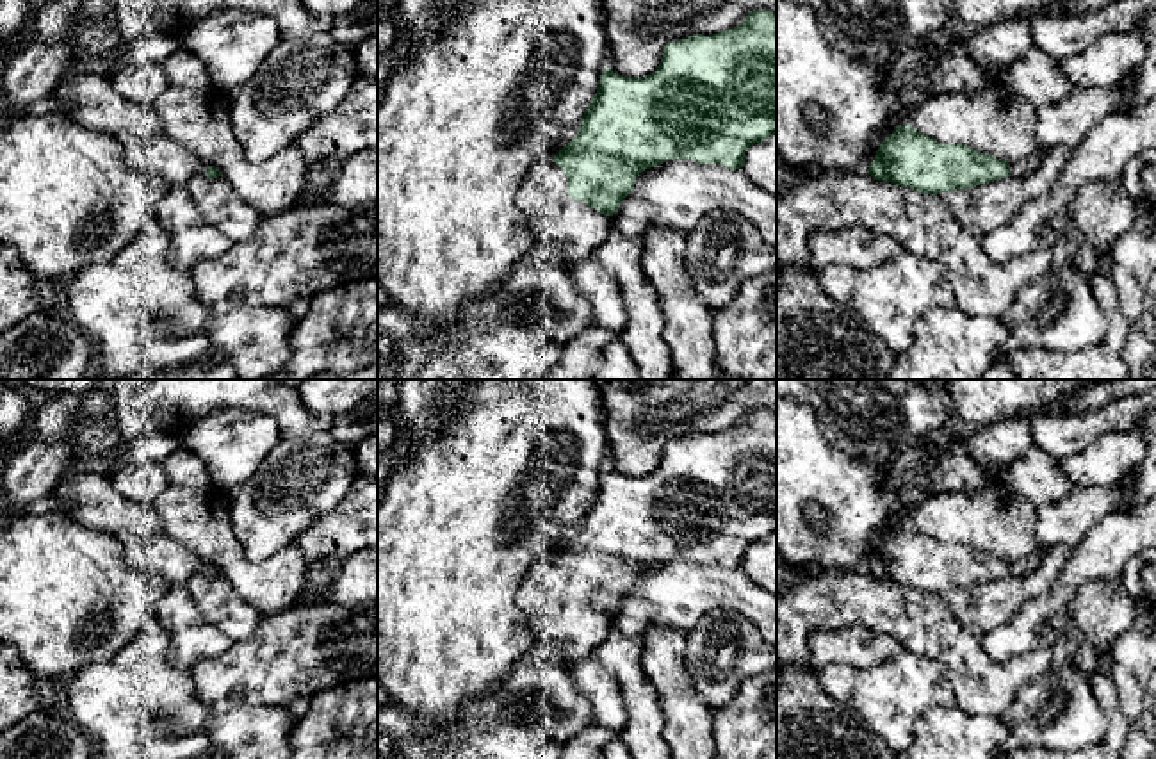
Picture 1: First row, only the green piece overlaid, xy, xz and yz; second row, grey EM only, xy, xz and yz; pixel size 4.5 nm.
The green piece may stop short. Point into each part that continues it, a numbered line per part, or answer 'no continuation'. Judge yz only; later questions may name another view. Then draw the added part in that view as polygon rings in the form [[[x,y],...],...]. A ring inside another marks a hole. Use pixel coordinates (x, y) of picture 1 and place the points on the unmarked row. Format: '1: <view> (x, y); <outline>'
1: yz (1030, 563); [[[1038,545],[1030,556],[1012,561],[1010,574],[1021,577],[1021,575],[1035,572],[1049,549],[1051,547]]]

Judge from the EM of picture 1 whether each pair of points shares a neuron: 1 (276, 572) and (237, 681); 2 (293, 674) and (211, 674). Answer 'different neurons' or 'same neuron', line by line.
1: different neurons
2: same neuron

